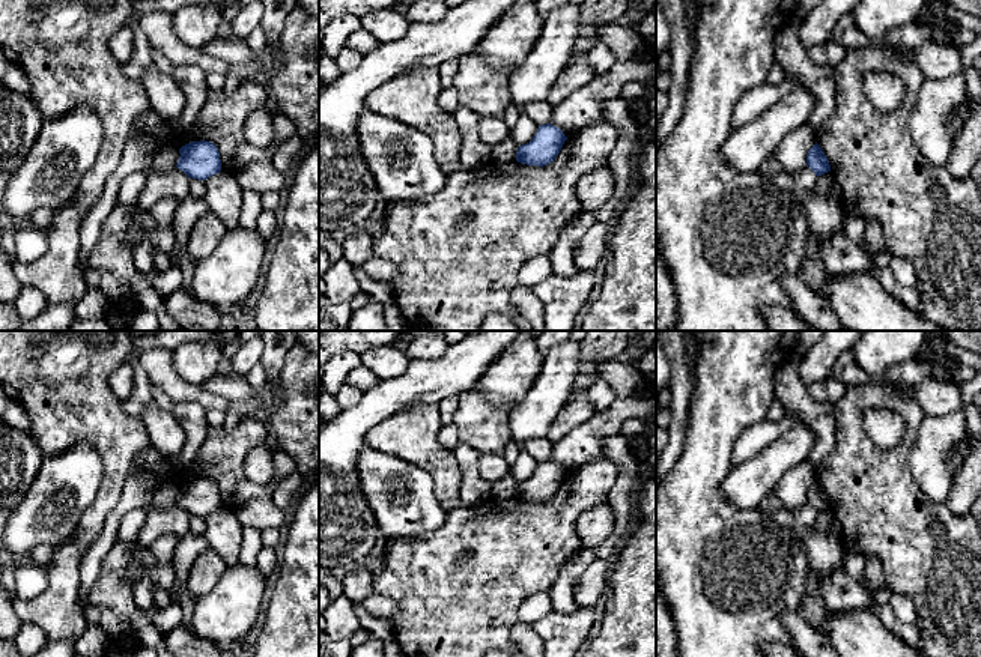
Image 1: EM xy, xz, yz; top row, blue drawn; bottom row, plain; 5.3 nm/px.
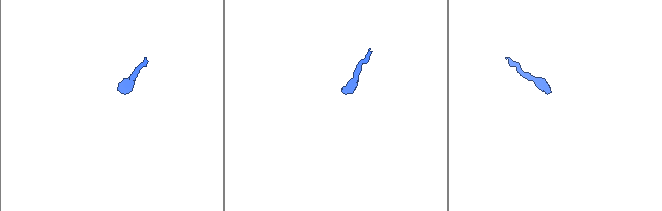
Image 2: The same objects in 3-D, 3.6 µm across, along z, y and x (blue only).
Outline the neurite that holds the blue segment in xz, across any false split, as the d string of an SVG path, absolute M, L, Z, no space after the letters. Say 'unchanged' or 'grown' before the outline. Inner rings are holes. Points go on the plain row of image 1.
unchanged; M551 460L540 462L533 477L518 484L516 498L527 502L543 504L560 490L567 474Z

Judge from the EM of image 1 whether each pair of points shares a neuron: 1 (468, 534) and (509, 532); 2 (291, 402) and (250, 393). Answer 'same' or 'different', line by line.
1: same
2: same

